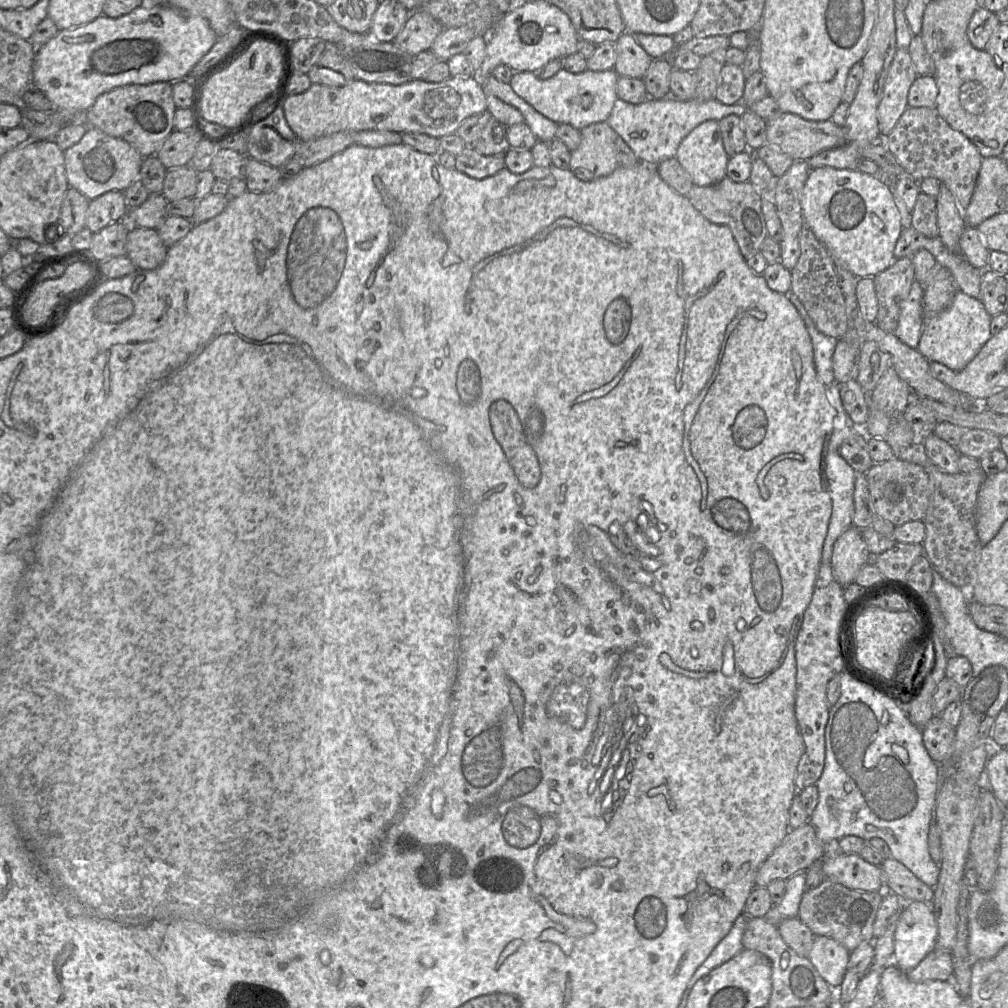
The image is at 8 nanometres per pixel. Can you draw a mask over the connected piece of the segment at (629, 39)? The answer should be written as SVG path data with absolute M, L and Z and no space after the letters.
M628 31L623 32L616 40L615 46L614 70L618 76L642 79L653 59L636 41L634 35Z

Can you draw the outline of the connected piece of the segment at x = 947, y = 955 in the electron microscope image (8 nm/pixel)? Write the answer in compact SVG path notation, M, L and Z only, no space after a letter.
M935 949L931 951L915 968L907 973L913 982L952 981L952 953Z

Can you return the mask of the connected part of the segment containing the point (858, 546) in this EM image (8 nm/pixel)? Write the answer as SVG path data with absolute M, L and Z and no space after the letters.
M851 526L833 544L830 567L834 580L842 587L849 586L872 558L861 529Z

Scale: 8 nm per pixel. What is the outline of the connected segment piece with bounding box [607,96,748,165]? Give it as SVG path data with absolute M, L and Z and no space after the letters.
M668 96L663 99L648 98L642 103L632 104L618 97L607 122L626 142L639 161L657 165L675 157L681 141L702 122L719 121L730 114L741 117L747 109L742 102L727 105L716 98L706 101L682 101Z

